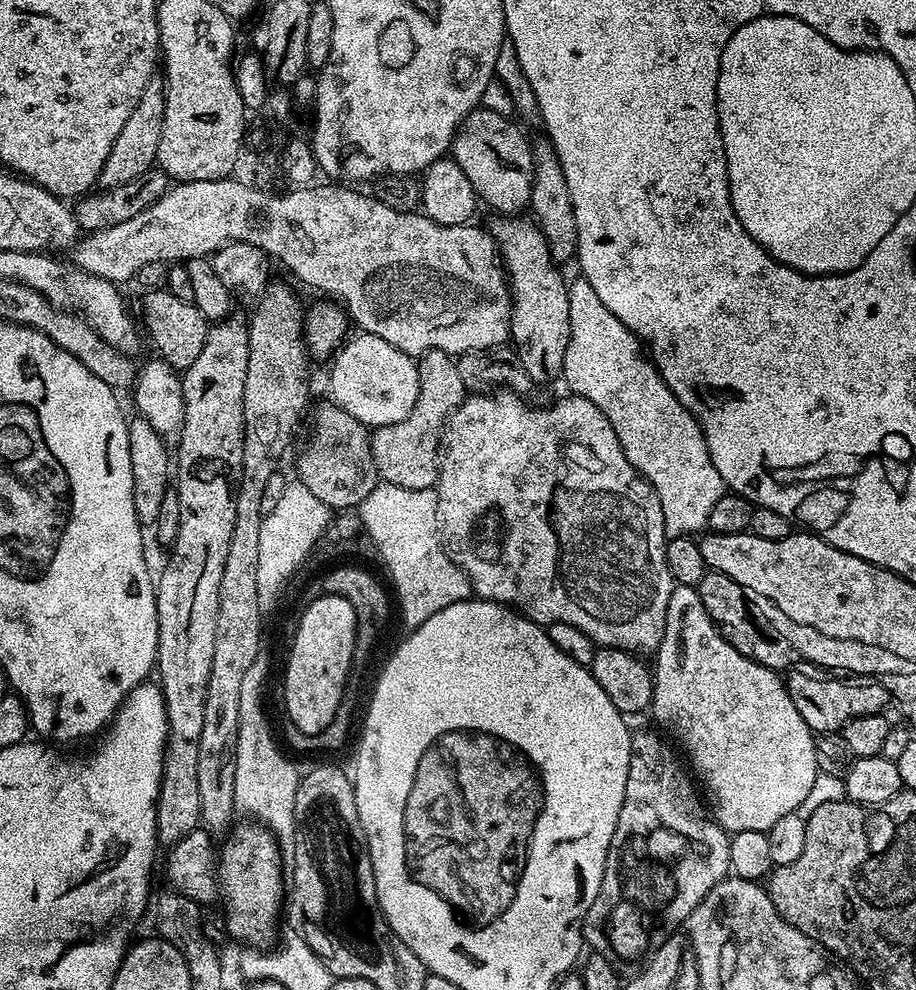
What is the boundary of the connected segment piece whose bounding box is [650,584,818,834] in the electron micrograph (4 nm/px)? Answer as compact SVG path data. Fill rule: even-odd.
M676 584L673 587L668 609L666 610L666 630L664 631L664 637L660 643L659 650L654 653L655 660L650 715L652 714L653 718L662 727L676 732L681 746L688 751L689 761L687 760L687 763L690 765L690 768L690 763L692 763L693 769L691 768L691 771L694 773L695 779L702 785L703 795L710 805L712 819L729 834L741 832L742 830L769 832L774 826L774 822L778 822L778 818L783 818L786 814L797 811L801 802L806 799L806 793L809 792L810 786L814 786L814 778L818 771L816 767L816 736L812 729L806 726L806 722L802 722L802 714L798 714L798 706L794 706L794 702L790 698L787 683L781 677L779 680L768 669L769 665L767 663L759 664L742 654L738 654L738 650L734 650L734 646L730 646L730 642L726 642L726 638L722 638L722 634L714 626L710 614L706 614L706 606L702 606L702 598L695 587L682 584Z

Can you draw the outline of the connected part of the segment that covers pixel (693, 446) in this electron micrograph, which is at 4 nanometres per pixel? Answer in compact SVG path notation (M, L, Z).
M576 278L576 281L573 279L568 286L568 297L570 298L570 346L566 346L566 362L562 373L563 383L568 383L567 391L594 402L594 406L598 406L598 410L602 410L602 414L606 414L610 426L614 426L614 434L618 434L618 442L622 446L626 458L636 468L637 472L652 485L653 490L656 492L658 502L662 506L665 537L691 537L693 534L703 533L708 528L710 510L714 510L714 505L717 504L718 498L726 495L726 489L722 474L718 474L714 462L710 462L710 450L706 446L706 438L700 428L700 424L692 417L690 410L686 410L682 406L682 402L678 402L678 398L674 398L670 386L666 386L666 382L658 374L656 365L646 355L646 348L640 337L635 336L626 326L622 326L622 322L618 322L618 318L614 318L614 314L610 314L610 310L606 310L606 306L598 299L598 294L594 294L590 282L586 282L583 278Z

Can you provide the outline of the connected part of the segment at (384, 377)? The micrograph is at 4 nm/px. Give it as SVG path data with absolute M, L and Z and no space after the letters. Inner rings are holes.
M357 333L341 345L331 361L331 401L345 407L369 428L404 421L413 412L420 393L420 370L415 357L406 355L378 335Z

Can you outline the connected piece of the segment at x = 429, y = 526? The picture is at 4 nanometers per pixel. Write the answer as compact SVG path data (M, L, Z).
M377 483L376 488L370 490L368 497L360 503L358 515L364 523L367 539L372 541L378 556L380 552L385 566L388 567L388 576L392 579L390 588L394 593L395 603L396 600L400 603L400 616L404 619L405 629L411 630L422 626L422 622L426 622L426 618L434 618L438 610L446 610L446 606L454 606L454 602L462 602L473 595L471 580L444 549L435 488L406 490L402 486Z

